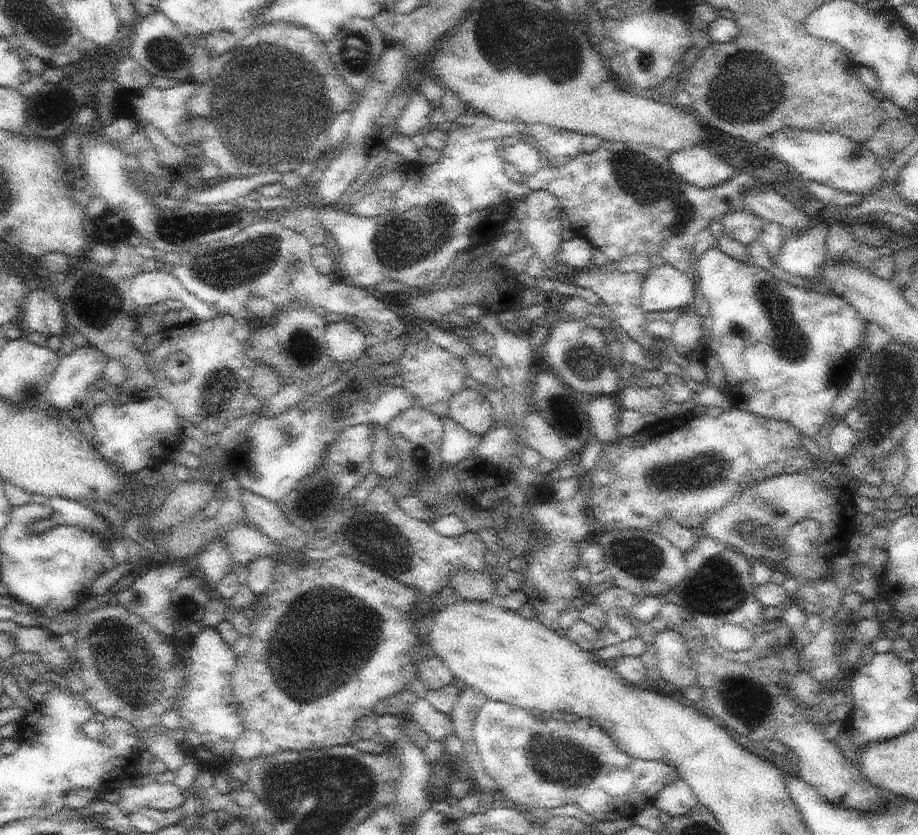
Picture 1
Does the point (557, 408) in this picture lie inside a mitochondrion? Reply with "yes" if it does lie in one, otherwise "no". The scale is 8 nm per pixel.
yes

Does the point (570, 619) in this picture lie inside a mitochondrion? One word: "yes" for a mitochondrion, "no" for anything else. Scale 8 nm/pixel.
no

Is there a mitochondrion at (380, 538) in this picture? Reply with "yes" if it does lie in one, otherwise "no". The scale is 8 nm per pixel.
yes

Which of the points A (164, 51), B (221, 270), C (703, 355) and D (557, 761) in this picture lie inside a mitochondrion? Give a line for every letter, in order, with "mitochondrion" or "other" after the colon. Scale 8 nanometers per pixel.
A: mitochondrion
B: mitochondrion
C: other
D: mitochondrion

